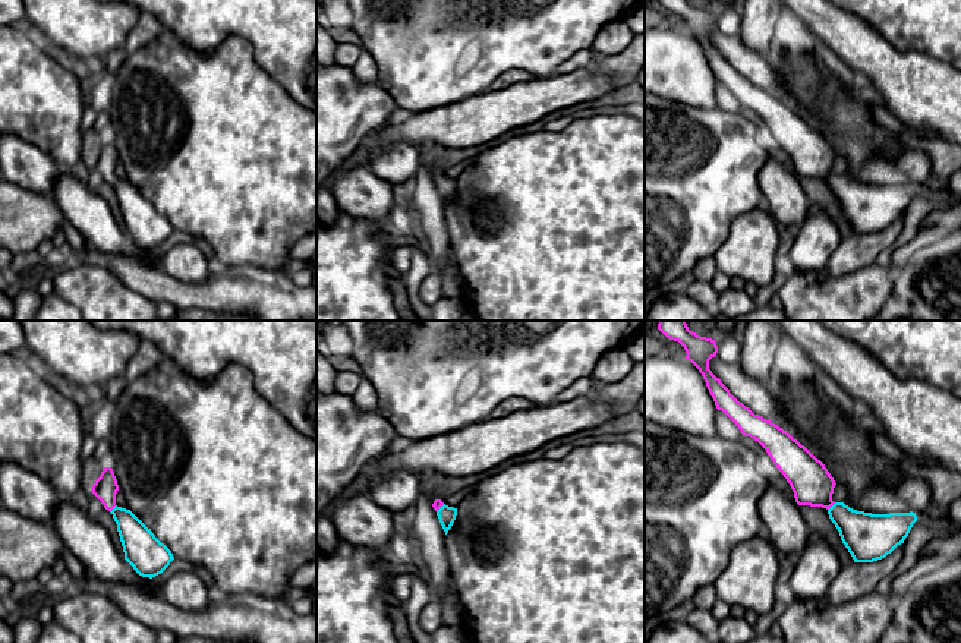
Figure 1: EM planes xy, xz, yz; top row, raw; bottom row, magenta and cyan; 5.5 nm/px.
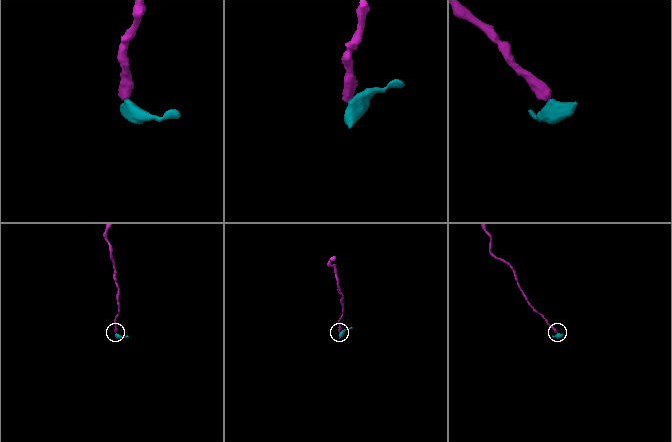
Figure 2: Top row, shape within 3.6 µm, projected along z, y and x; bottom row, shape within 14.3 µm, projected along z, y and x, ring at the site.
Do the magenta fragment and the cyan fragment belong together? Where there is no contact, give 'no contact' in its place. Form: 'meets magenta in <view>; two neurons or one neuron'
meets magenta in yz; one neuron

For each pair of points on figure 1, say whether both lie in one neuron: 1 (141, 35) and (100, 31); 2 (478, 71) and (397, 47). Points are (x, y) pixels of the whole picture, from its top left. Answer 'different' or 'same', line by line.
1: different
2: same

